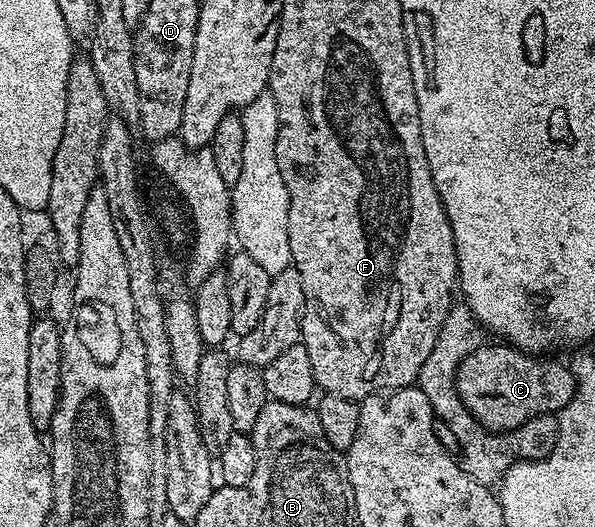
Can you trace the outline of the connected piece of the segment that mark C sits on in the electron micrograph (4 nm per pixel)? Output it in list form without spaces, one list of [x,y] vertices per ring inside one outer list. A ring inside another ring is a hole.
[[[483,342],[476,350],[472,350],[472,354],[468,354],[464,362],[460,362],[456,374],[456,386],[464,406],[468,406],[470,413],[485,428],[492,432],[507,432],[537,416],[560,413],[566,409],[568,402],[572,402],[578,381],[574,379],[573,371],[567,365],[565,368],[558,360],[539,358],[529,352],[522,352],[519,348],[513,348],[505,342],[493,343]]]

